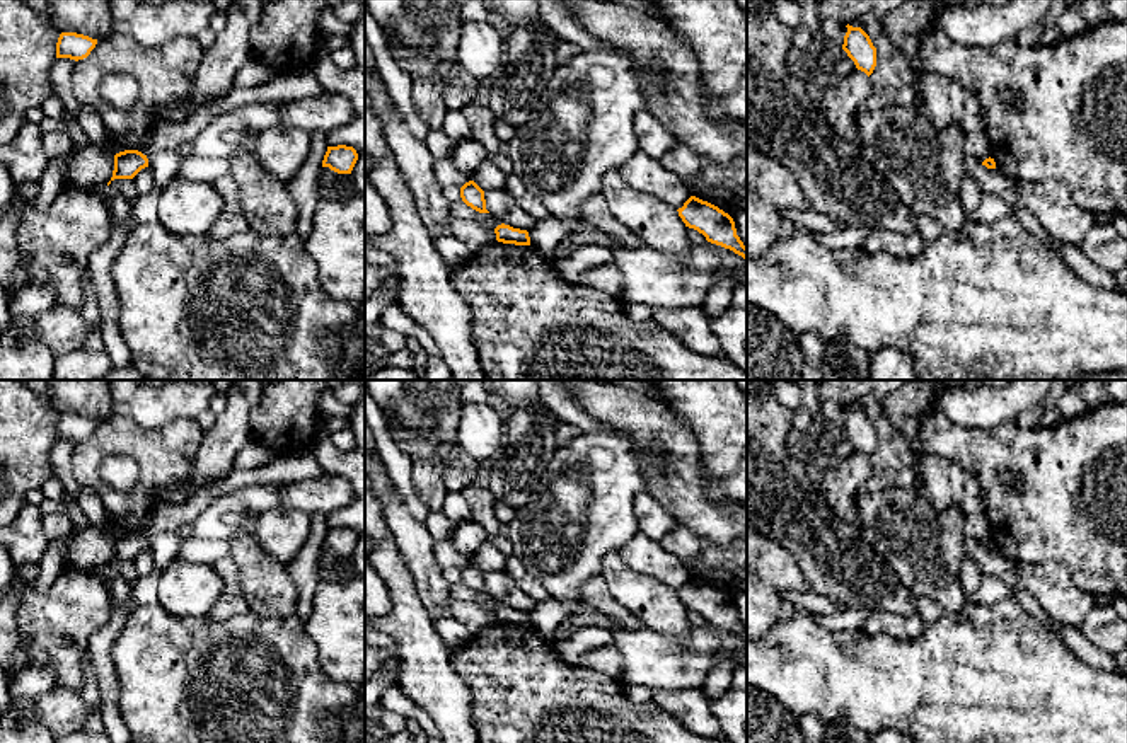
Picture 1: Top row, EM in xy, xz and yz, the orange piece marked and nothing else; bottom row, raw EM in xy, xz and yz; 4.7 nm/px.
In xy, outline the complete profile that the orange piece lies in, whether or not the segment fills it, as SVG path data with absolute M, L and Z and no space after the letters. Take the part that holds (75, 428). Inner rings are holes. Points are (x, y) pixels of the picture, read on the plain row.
M61 414L56 424L56 440L84 441L95 429L97 421L77 414Z

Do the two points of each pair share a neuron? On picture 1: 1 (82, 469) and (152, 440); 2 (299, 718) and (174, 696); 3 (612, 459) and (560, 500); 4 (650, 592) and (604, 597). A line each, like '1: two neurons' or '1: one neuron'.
1: one neuron
2: one neuron
3: one neuron
4: two neurons

